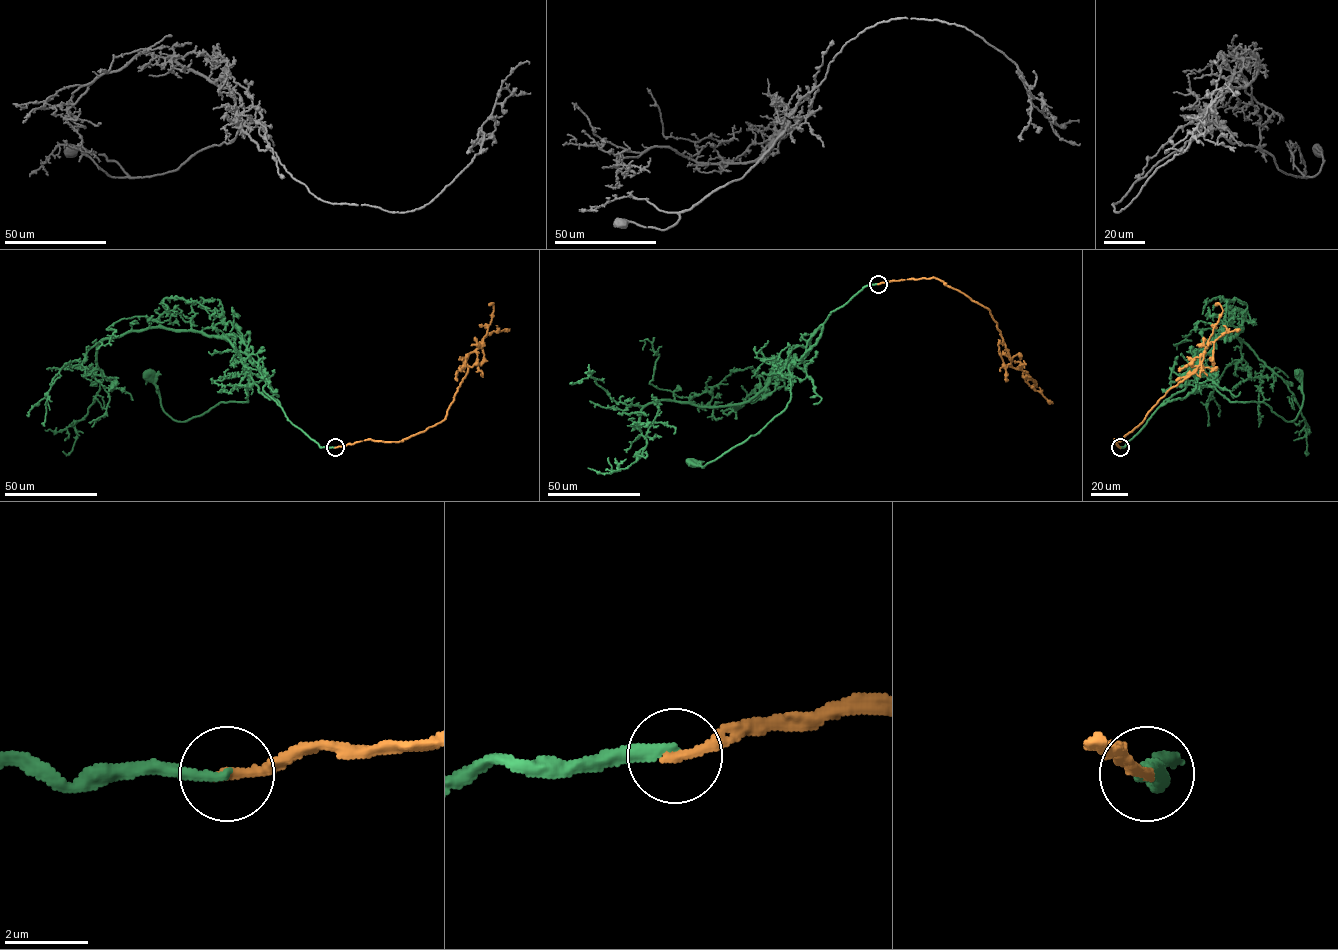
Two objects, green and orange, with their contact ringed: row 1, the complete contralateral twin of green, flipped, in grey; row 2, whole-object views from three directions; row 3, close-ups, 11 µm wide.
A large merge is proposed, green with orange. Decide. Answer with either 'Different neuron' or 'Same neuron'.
Same neuron

